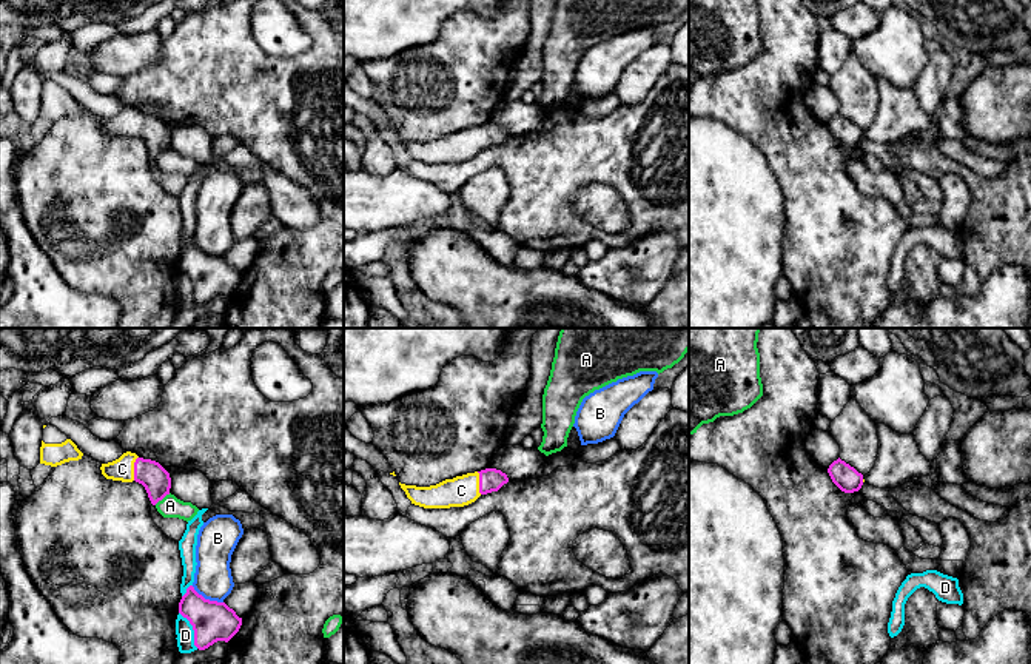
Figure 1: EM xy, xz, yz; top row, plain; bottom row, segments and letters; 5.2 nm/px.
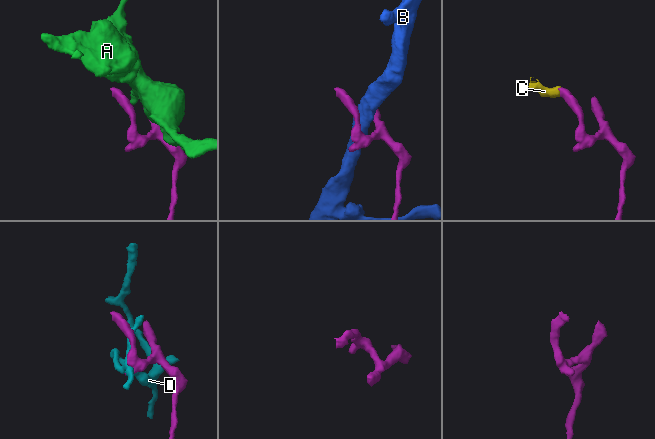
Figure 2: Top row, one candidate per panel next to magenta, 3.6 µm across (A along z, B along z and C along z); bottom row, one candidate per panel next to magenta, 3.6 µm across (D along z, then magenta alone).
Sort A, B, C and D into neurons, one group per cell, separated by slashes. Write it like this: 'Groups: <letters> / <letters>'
Groups: A / B / C / D

